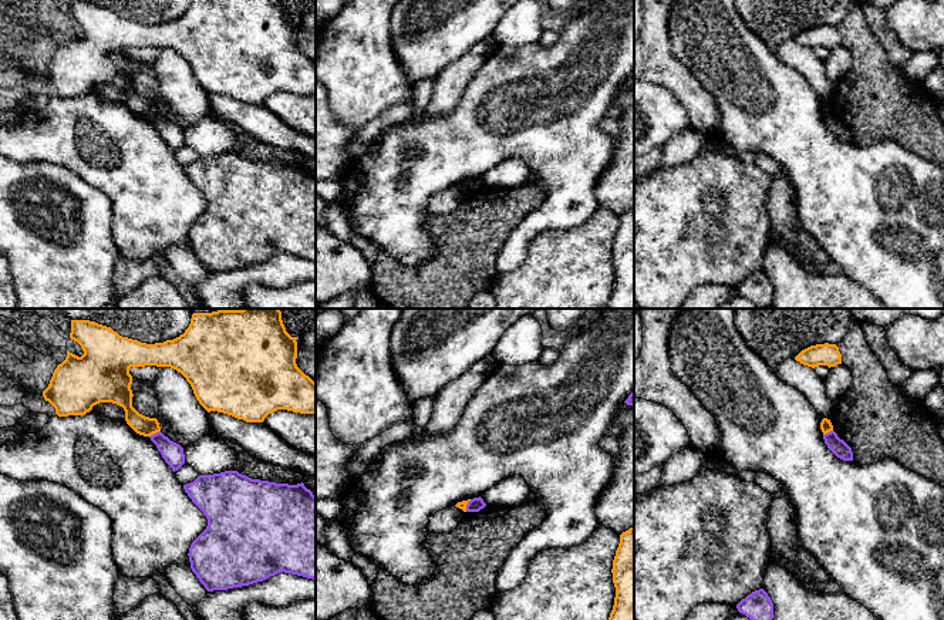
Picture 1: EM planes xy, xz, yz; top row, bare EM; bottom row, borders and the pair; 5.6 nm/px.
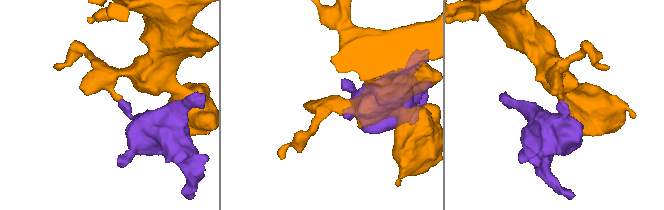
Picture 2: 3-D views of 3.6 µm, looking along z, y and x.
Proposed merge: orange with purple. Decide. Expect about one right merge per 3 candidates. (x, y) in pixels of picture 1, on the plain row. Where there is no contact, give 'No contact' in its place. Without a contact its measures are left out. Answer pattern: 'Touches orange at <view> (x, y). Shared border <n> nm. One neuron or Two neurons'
Touches orange at xy (154, 114). Shared border 80 nm. Two neurons

